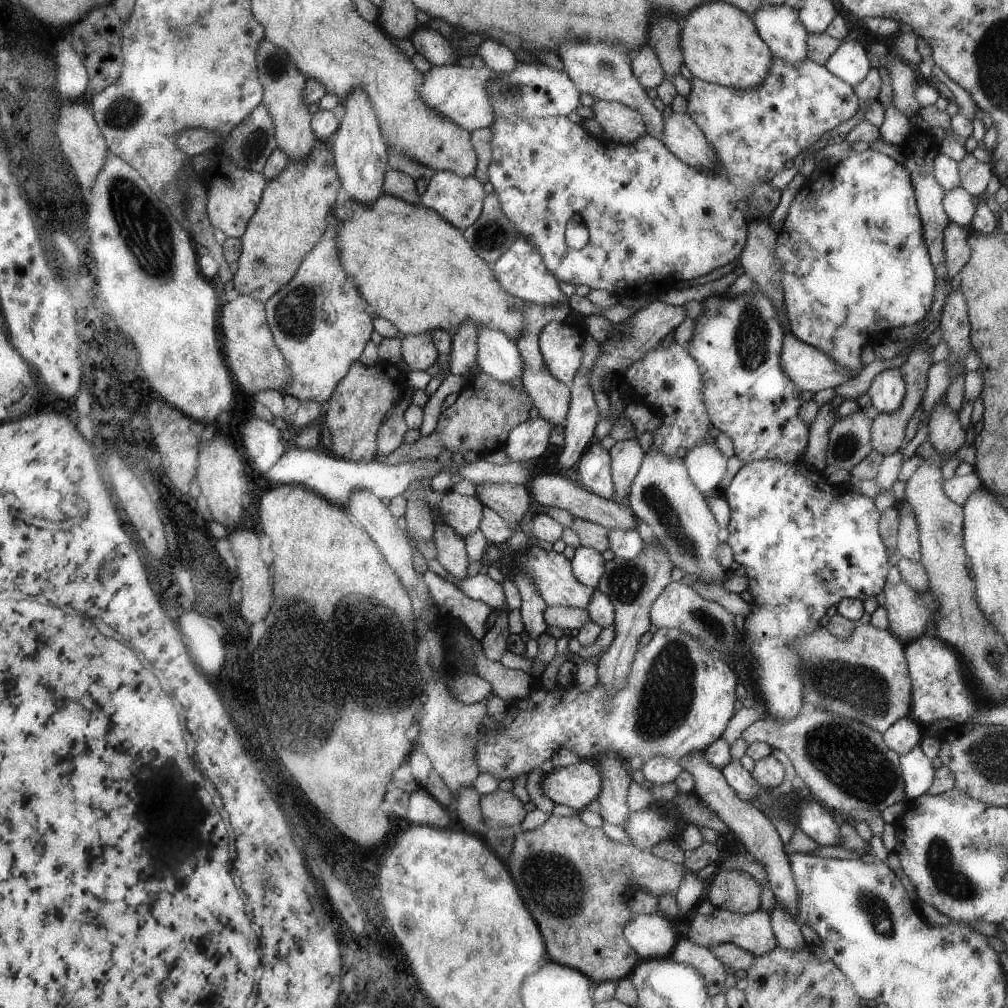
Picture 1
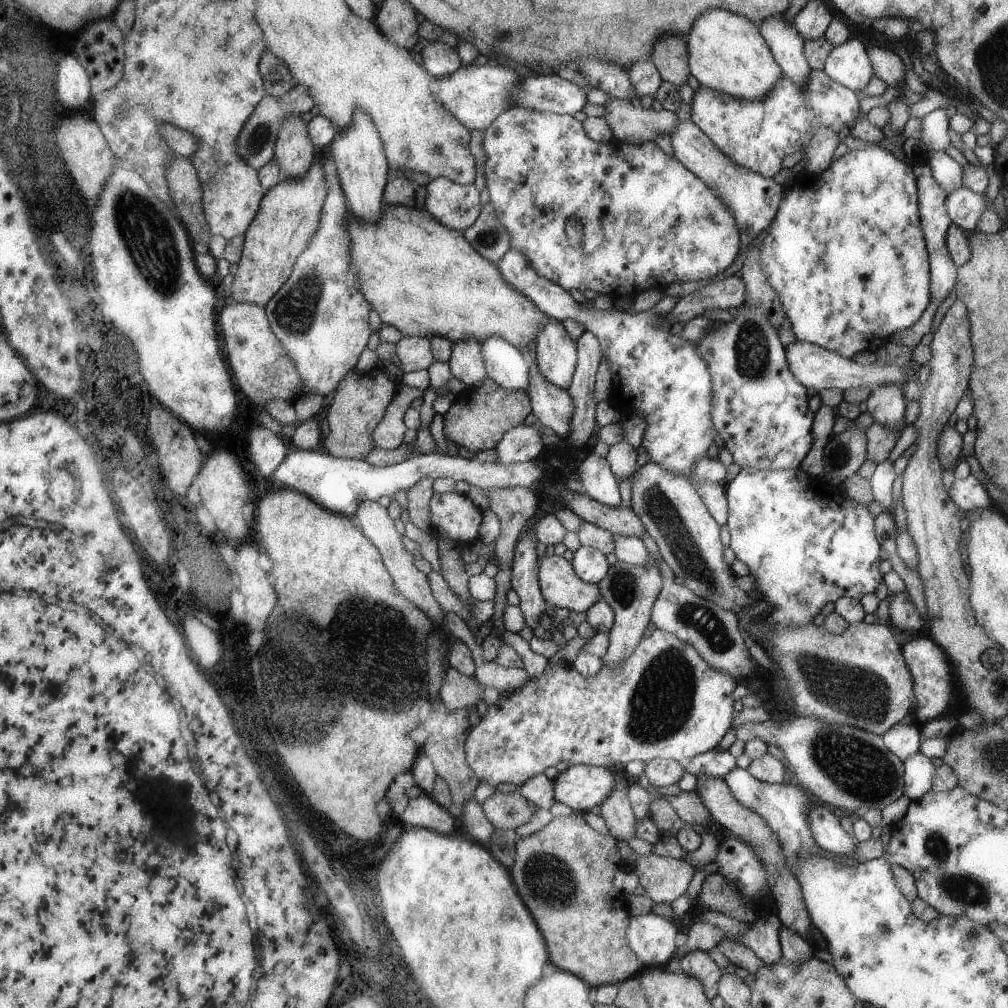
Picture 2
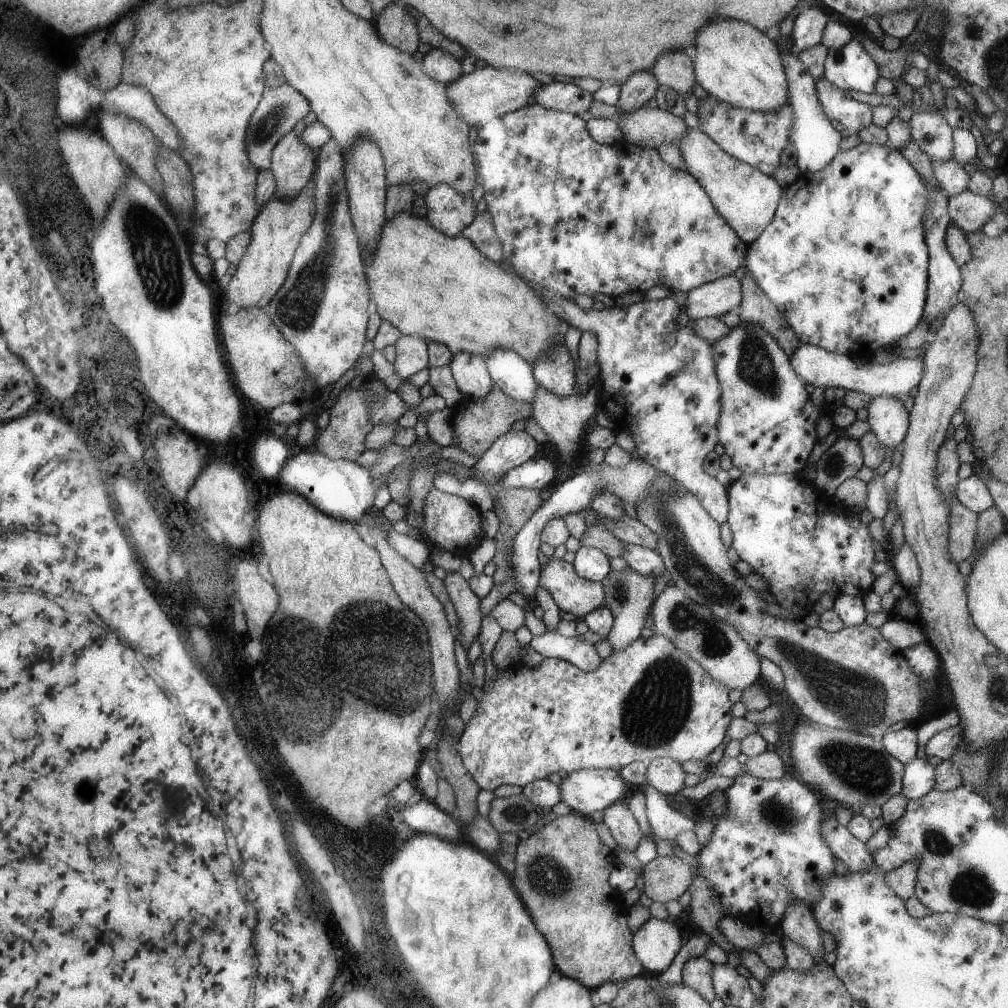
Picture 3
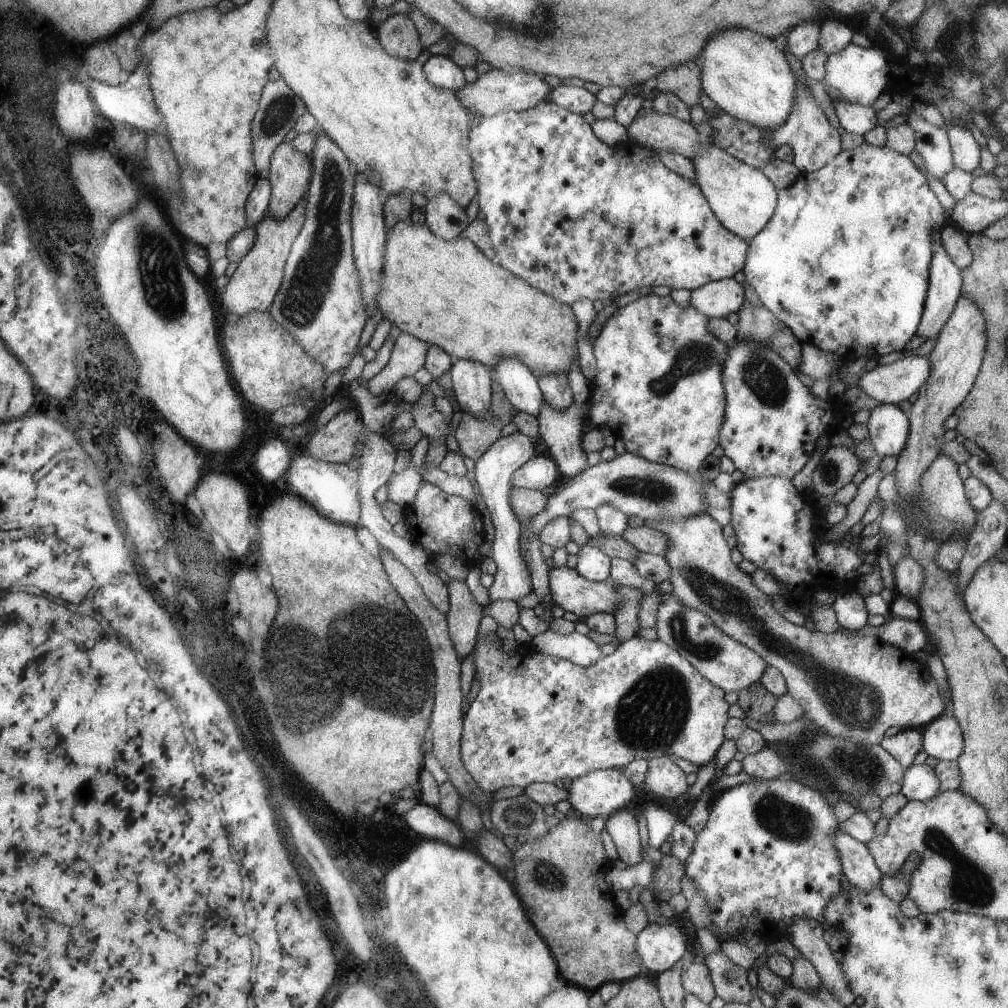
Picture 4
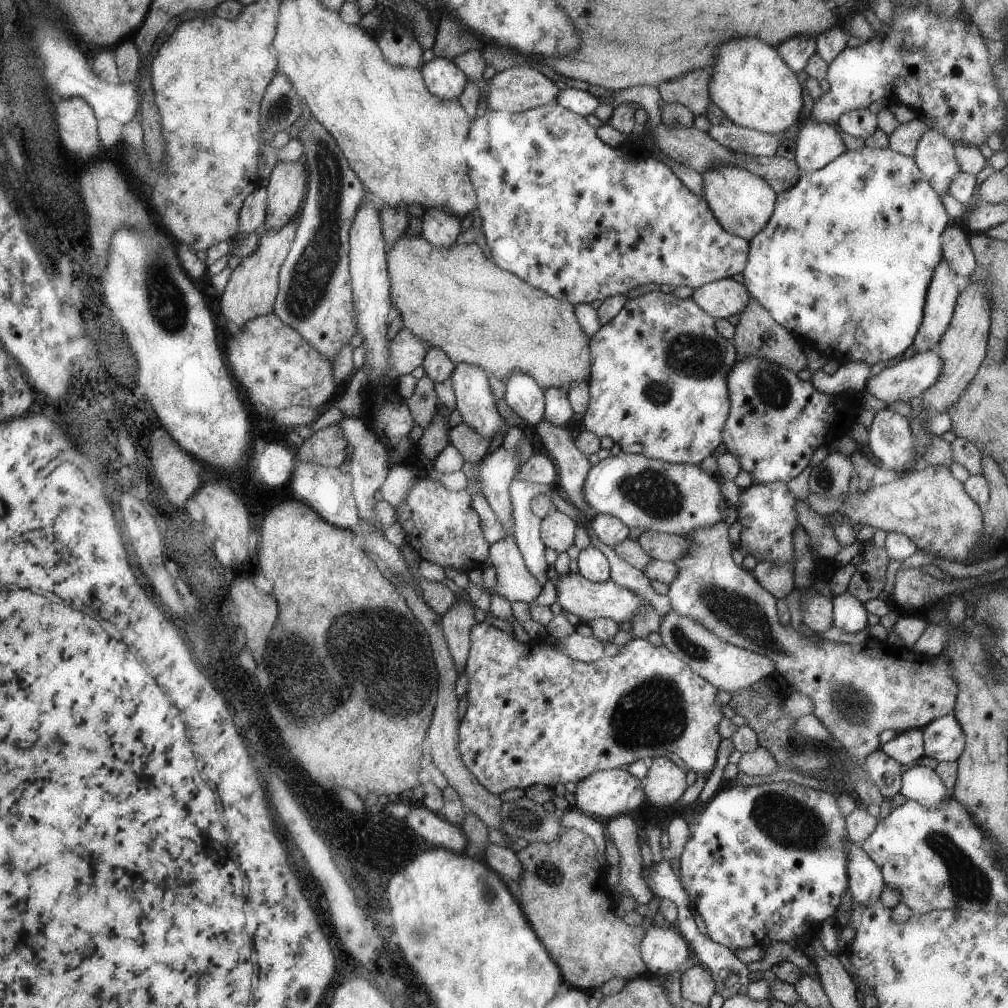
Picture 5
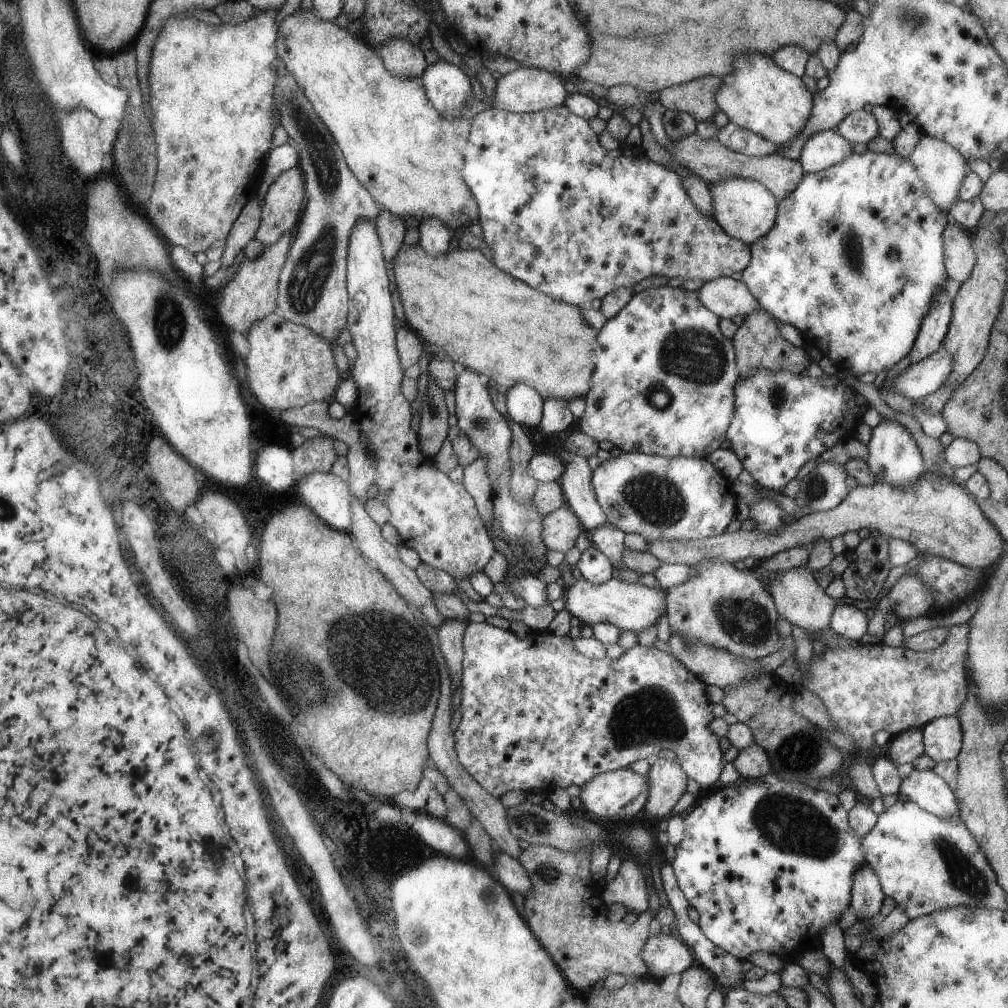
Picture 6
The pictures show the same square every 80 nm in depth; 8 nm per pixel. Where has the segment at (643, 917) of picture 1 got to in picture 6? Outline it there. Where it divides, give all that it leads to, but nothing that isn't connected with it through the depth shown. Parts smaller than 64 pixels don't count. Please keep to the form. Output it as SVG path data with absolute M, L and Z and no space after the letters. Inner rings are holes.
M661 932L649 937L641 956L645 959L650 974L655 974L658 979L681 974L694 962L690 950L684 946L682 940Z

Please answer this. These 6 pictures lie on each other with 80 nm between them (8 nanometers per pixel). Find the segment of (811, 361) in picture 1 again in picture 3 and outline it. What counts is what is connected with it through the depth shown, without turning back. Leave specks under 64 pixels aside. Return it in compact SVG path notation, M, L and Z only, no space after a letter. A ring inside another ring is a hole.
M801 344L790 355L794 372L806 383L815 386L816 390L842 389L866 393L872 398L877 396L906 398L914 386L918 386L925 371L925 364L921 359L899 358L898 360L879 364L873 360L867 364L856 364L848 355L839 355L834 351L811 345Z

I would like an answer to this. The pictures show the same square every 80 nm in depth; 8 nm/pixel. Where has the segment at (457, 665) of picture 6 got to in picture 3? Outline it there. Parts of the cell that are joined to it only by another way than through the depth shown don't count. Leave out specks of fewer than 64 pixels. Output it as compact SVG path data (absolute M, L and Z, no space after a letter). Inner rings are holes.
M458 572L446 573L442 582L459 618L459 634L456 638L468 649L481 632L484 621L480 610L481 598L468 586L469 581Z

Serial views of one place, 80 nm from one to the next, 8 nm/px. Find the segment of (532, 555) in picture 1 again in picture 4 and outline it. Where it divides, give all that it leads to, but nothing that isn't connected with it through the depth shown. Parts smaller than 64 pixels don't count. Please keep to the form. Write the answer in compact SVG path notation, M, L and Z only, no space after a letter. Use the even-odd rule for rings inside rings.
M554 567L549 570L549 591L554 604L561 606L565 612L576 614L579 620L594 613L615 613L621 603L621 596L610 581L594 582L586 580L576 568Z

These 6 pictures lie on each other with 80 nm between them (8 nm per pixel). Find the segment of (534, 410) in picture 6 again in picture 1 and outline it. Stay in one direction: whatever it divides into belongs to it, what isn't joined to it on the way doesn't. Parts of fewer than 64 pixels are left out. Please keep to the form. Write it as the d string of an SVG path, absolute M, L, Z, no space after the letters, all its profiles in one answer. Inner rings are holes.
M477 328L478 364L476 372L488 373L503 383L522 376L524 363L512 337L502 329Z

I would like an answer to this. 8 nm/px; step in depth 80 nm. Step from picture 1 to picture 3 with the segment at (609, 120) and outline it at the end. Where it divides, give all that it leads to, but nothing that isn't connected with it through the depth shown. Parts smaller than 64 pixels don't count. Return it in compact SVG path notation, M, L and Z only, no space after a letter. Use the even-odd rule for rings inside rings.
M642 106L633 111L620 111L617 108L615 120L622 131L624 140L642 147L657 149L664 143L676 143L679 146L679 142L684 140L685 134L689 133L689 127L682 117L677 117L673 113L660 108L653 109Z

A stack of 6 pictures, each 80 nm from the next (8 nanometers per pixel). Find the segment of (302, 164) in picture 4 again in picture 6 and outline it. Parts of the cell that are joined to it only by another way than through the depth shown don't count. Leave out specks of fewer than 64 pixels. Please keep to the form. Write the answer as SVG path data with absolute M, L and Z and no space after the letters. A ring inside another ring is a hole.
M298 166L292 167L279 174L265 192L261 226L255 235L265 247L295 230L304 204L304 179Z

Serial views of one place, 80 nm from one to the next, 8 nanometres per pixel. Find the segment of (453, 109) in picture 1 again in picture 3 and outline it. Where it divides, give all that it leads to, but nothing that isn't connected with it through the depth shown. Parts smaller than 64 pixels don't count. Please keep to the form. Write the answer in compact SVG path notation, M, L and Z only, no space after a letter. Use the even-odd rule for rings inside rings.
M486 65L472 73L463 74L460 79L447 85L447 96L456 110L470 125L478 128L488 124L490 119L528 106L533 96L541 90L541 84L532 75L522 71Z

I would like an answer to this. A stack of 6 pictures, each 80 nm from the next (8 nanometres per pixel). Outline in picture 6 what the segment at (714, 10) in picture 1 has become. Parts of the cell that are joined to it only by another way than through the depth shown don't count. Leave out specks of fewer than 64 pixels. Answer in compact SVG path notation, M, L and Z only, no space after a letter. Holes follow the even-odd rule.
M761 52L738 55L733 60L730 78L732 82L723 81L715 94L719 110L728 116L730 123L764 137L773 149L784 145L805 127L814 94L806 89L800 77L780 68L773 55Z

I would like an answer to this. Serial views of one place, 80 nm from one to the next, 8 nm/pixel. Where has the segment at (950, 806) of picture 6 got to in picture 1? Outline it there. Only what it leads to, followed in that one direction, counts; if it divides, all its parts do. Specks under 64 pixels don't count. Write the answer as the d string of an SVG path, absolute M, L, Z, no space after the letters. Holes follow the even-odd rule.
M918 745L899 758L899 767L904 779L905 794L909 802L914 802L932 784L935 768L931 758Z

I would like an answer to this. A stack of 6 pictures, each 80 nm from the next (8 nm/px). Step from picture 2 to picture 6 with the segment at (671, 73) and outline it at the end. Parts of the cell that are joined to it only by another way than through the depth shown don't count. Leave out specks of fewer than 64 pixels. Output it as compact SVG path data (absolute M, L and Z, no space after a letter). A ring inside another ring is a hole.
M708 75L691 80L687 83L677 84L663 88L657 93L657 98L668 110L680 110L691 114L698 121L713 120L716 112L720 111L715 101L716 91L723 83L723 77L718 75Z

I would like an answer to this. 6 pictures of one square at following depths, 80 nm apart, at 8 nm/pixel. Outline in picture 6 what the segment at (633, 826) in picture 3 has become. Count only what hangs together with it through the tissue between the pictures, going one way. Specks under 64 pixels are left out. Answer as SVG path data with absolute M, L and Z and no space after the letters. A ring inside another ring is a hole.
M632 857L621 858L616 878L605 882L603 899L606 904L624 904L628 912L647 915L648 888L643 870Z

